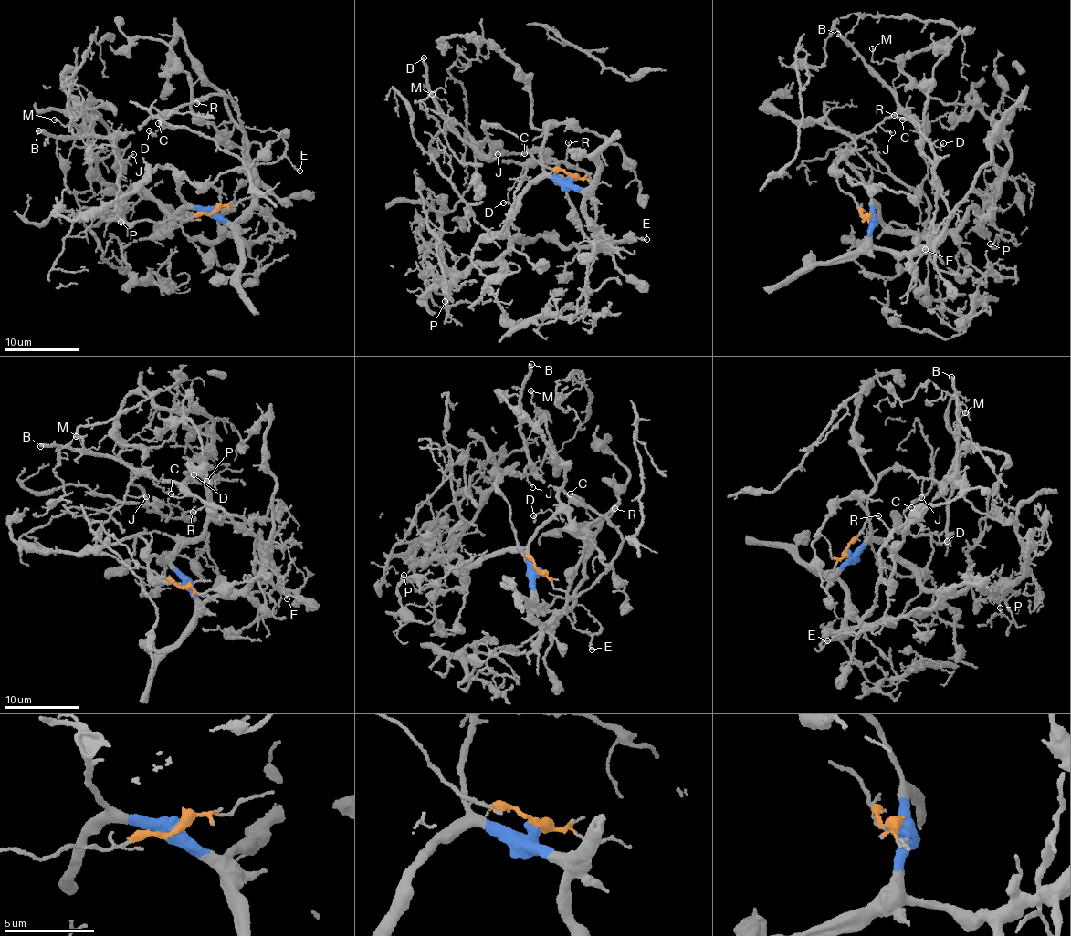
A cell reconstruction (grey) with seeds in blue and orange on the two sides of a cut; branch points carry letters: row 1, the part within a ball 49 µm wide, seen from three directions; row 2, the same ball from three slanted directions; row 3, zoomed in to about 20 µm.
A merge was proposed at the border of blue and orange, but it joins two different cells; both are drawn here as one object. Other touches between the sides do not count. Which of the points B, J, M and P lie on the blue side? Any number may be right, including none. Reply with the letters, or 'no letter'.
P

